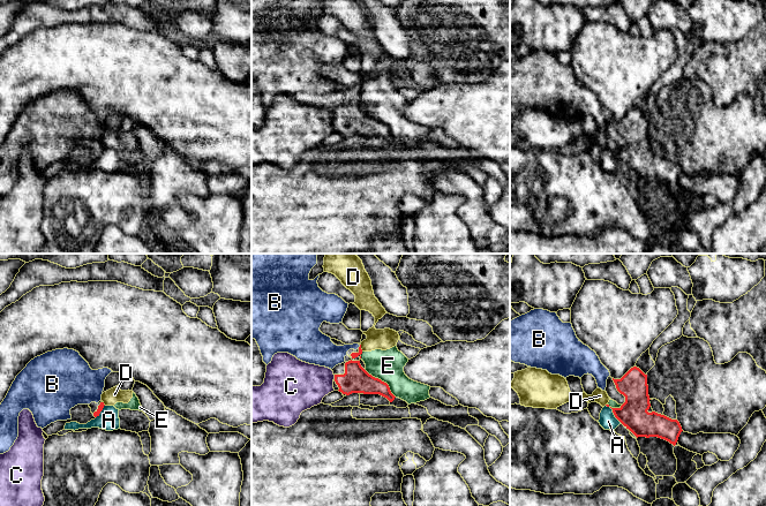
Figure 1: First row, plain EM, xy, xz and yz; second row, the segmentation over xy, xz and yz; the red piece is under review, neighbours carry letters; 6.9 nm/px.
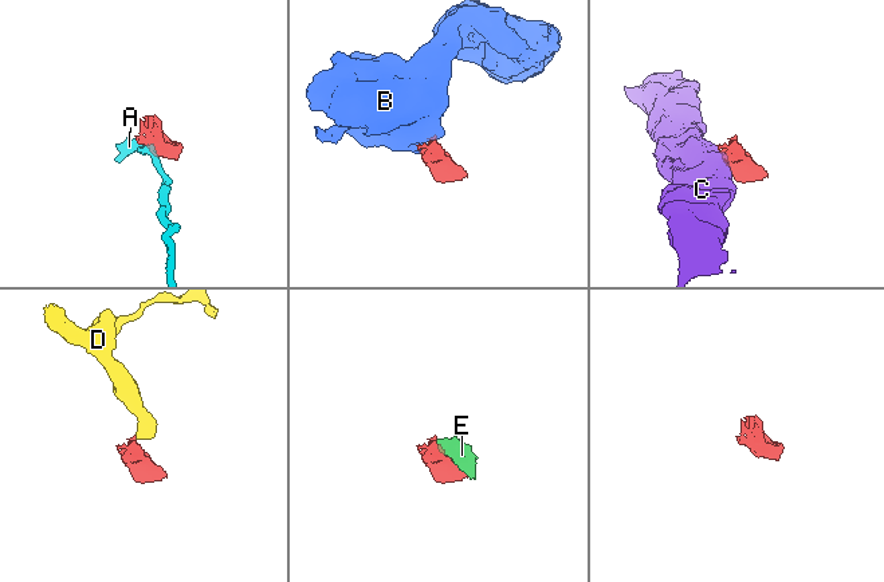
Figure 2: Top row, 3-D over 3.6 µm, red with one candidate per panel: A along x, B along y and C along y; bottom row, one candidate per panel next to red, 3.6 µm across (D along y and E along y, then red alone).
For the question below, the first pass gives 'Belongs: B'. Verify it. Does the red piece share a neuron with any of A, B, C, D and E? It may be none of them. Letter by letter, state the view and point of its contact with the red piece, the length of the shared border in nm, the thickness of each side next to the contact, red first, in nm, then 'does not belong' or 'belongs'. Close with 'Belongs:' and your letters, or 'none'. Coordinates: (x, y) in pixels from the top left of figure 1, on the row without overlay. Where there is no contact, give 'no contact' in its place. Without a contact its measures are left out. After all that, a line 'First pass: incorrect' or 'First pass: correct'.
A: contact yz (614, 156); length 180 nm; calibres 200 and 120 nm; does not belong
B: contact xz (359, 89); length 40 nm; calibres 40 and 190 nm; belongs
C: contact xz (335, 119); length 30 nm; calibres 190 and 320 nm; does not belong
D: contact xz (360, 90); length 50 nm; calibres 40 and 140 nm; does not belong
E: contact xz (381, 122); length 300 nm; calibres 190 and 220 nm; does not belong
Belongs: B
First pass: correct

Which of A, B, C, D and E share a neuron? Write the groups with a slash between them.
A / B / C / D E

